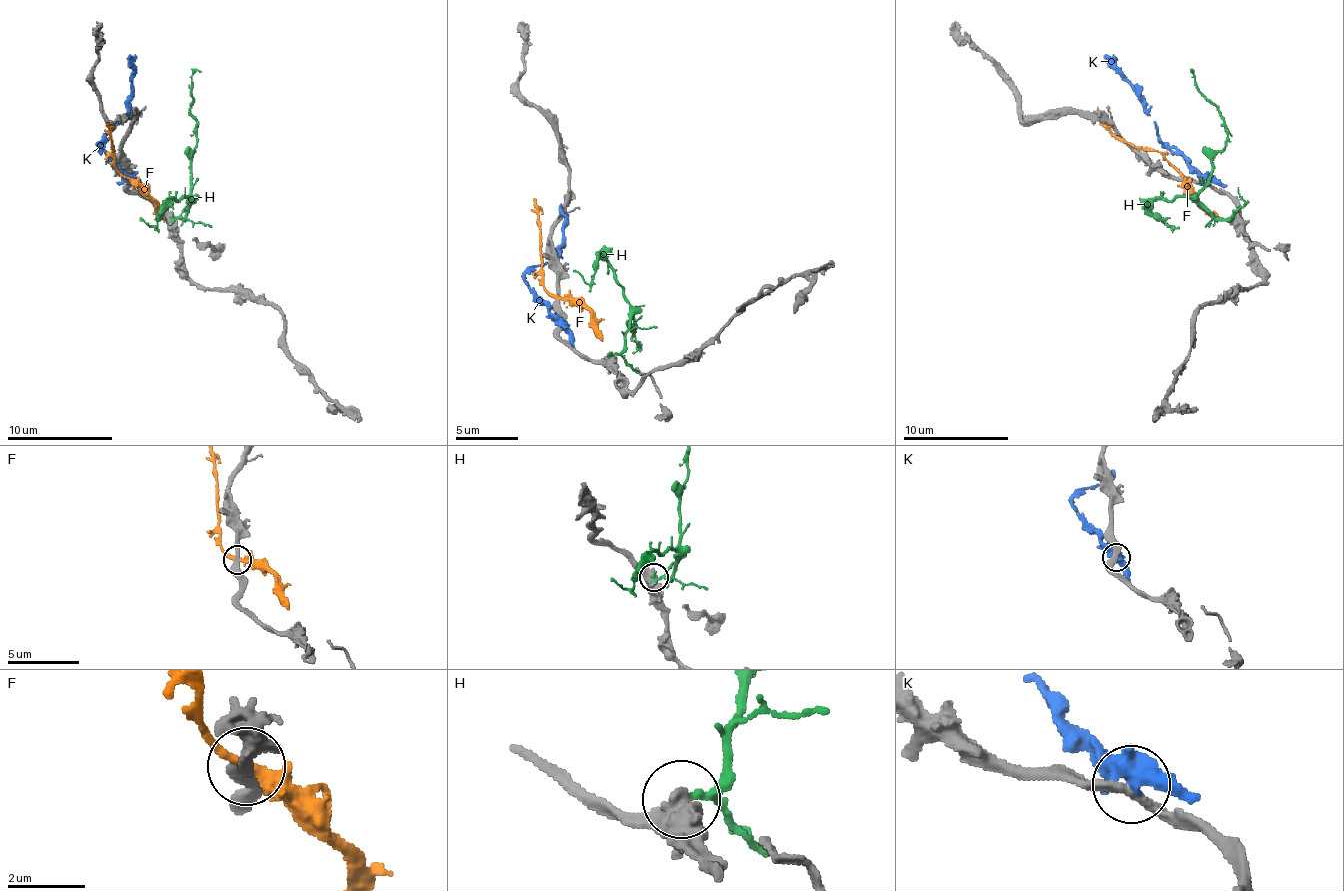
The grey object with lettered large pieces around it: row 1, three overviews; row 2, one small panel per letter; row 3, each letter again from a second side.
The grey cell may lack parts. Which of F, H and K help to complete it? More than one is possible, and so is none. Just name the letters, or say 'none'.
F

